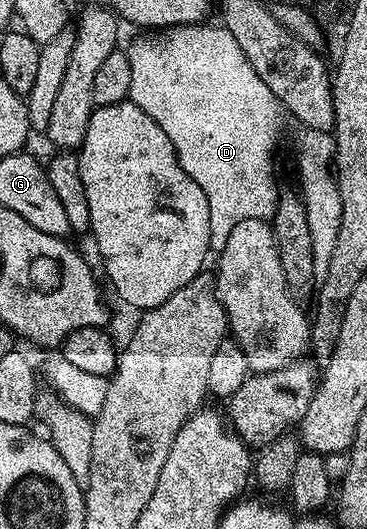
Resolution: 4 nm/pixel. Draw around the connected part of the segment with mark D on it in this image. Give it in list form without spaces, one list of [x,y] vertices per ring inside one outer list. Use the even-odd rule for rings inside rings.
[[[190,25],[174,27],[162,39],[137,39],[127,54],[131,61],[131,93],[128,102],[134,103],[171,140],[179,165],[207,193],[211,213],[210,248],[219,253],[231,237],[231,229],[239,221],[268,220],[277,208],[279,186],[273,176],[273,154],[277,151],[277,138],[281,135],[281,103],[267,89],[263,77],[251,69],[251,61],[239,49],[239,41],[231,37],[224,25]]]

